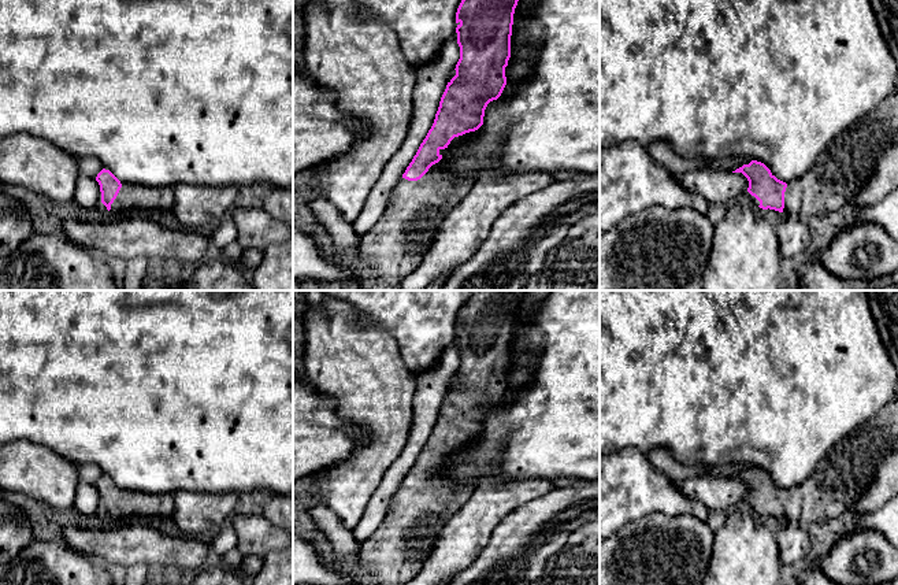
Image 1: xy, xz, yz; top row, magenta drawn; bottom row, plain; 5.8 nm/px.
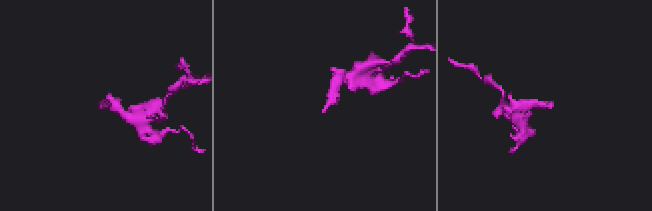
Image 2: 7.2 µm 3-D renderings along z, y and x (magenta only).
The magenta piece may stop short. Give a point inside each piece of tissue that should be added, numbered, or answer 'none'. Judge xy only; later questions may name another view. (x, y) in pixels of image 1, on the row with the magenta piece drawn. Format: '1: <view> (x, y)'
1: xy (140, 197)

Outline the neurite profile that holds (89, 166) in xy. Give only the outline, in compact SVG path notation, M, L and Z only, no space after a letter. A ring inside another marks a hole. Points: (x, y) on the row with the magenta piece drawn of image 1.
M82 156L77 159L81 175L96 178L97 174L104 169L101 162L93 156Z

